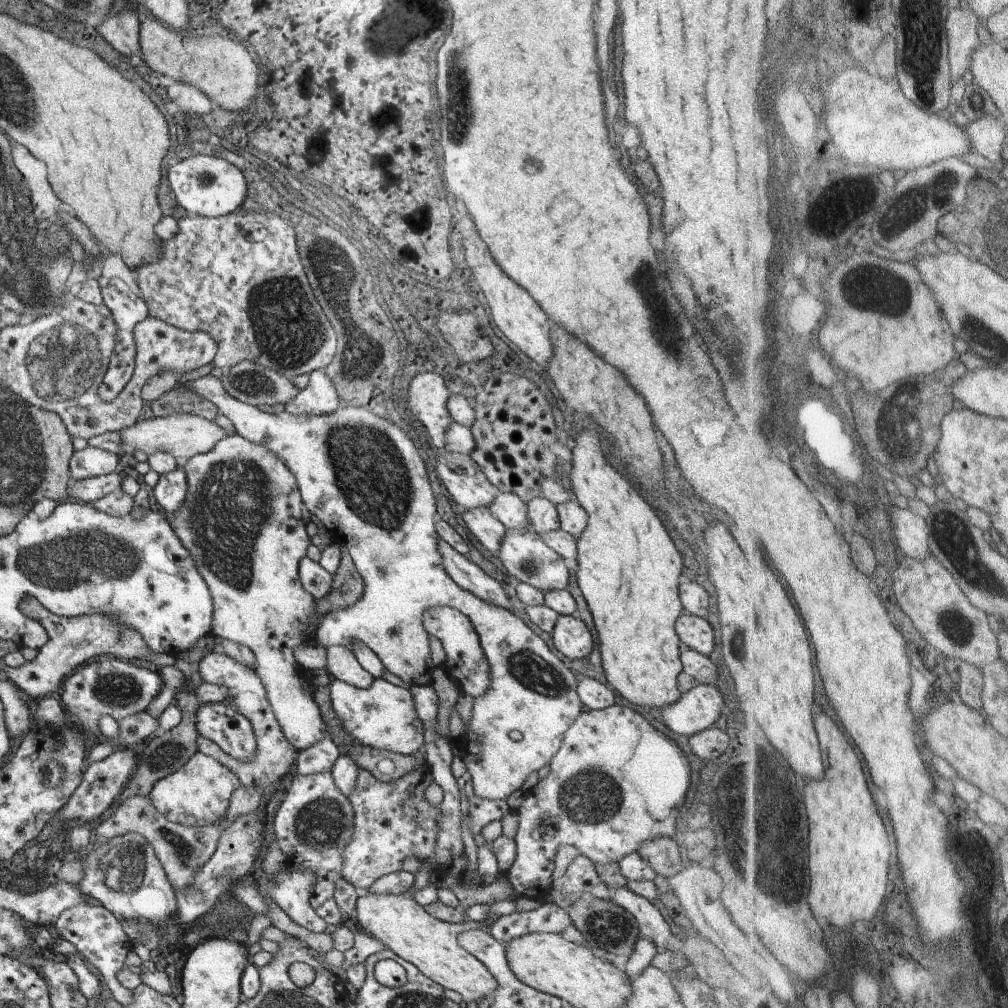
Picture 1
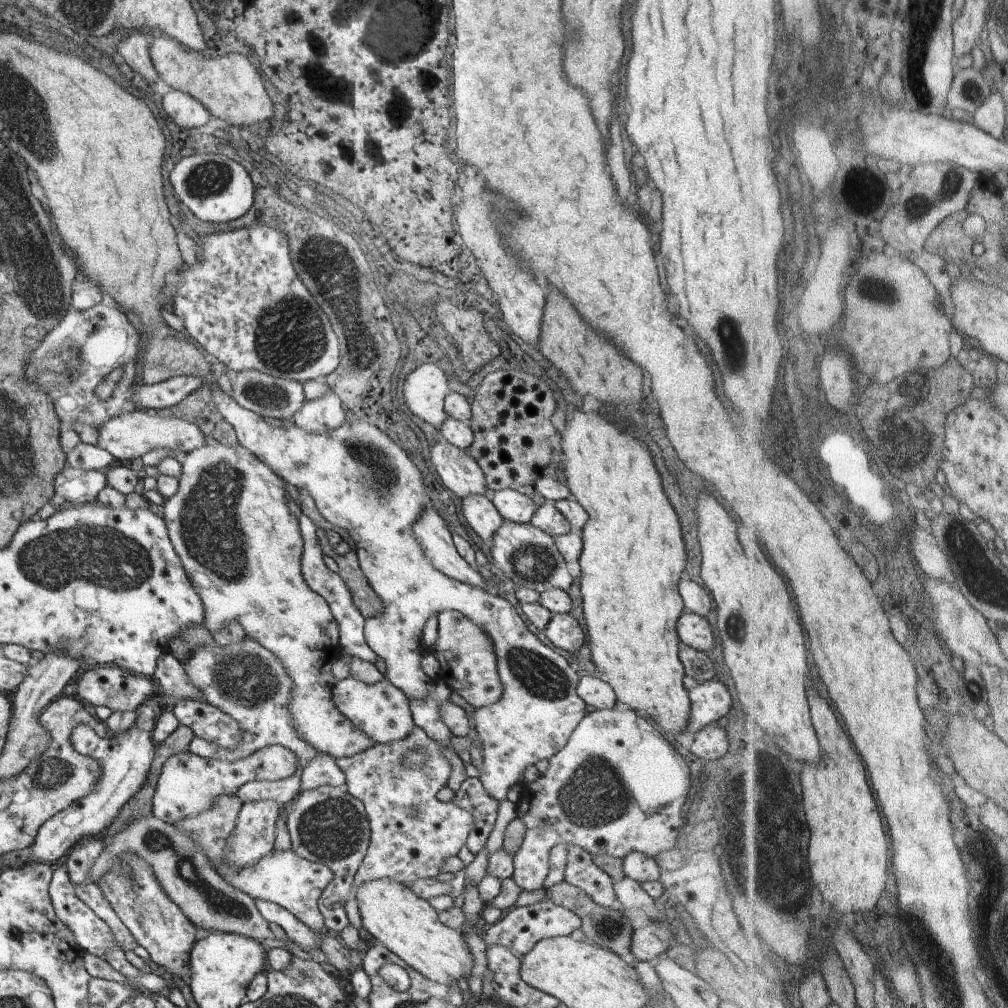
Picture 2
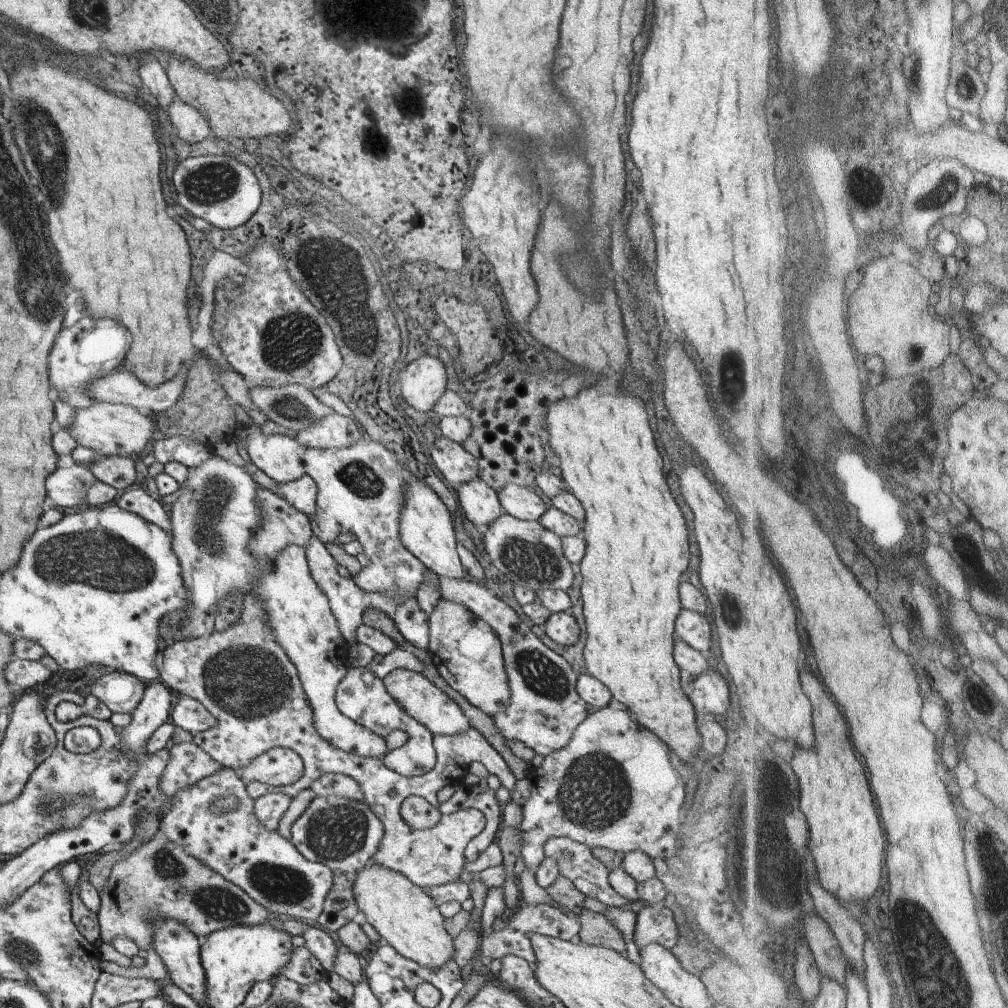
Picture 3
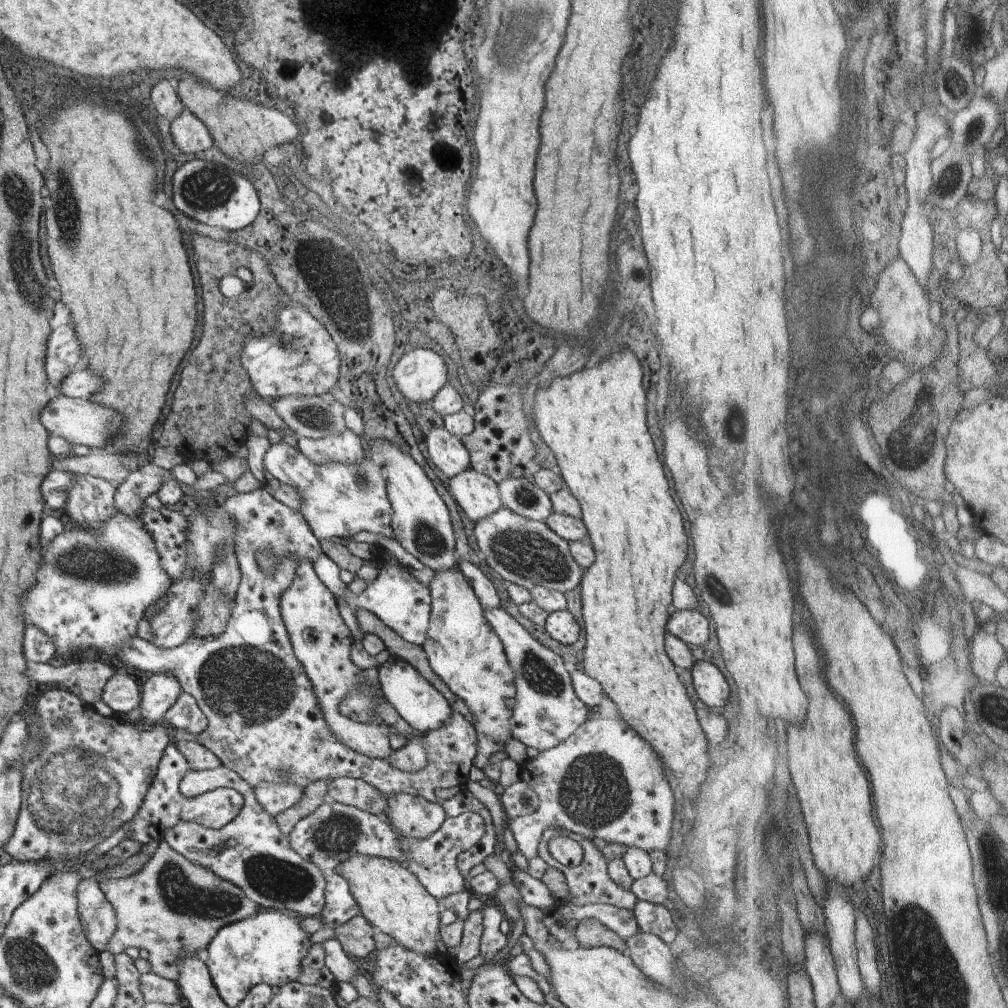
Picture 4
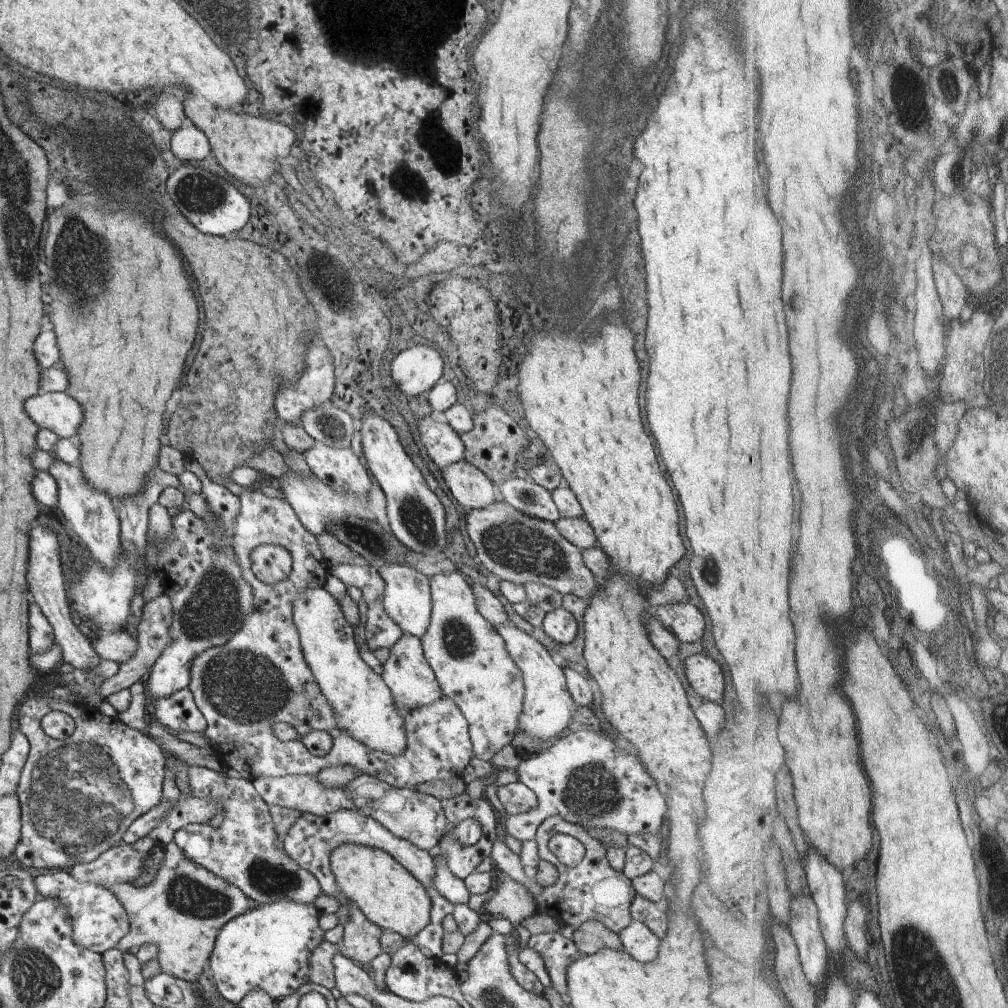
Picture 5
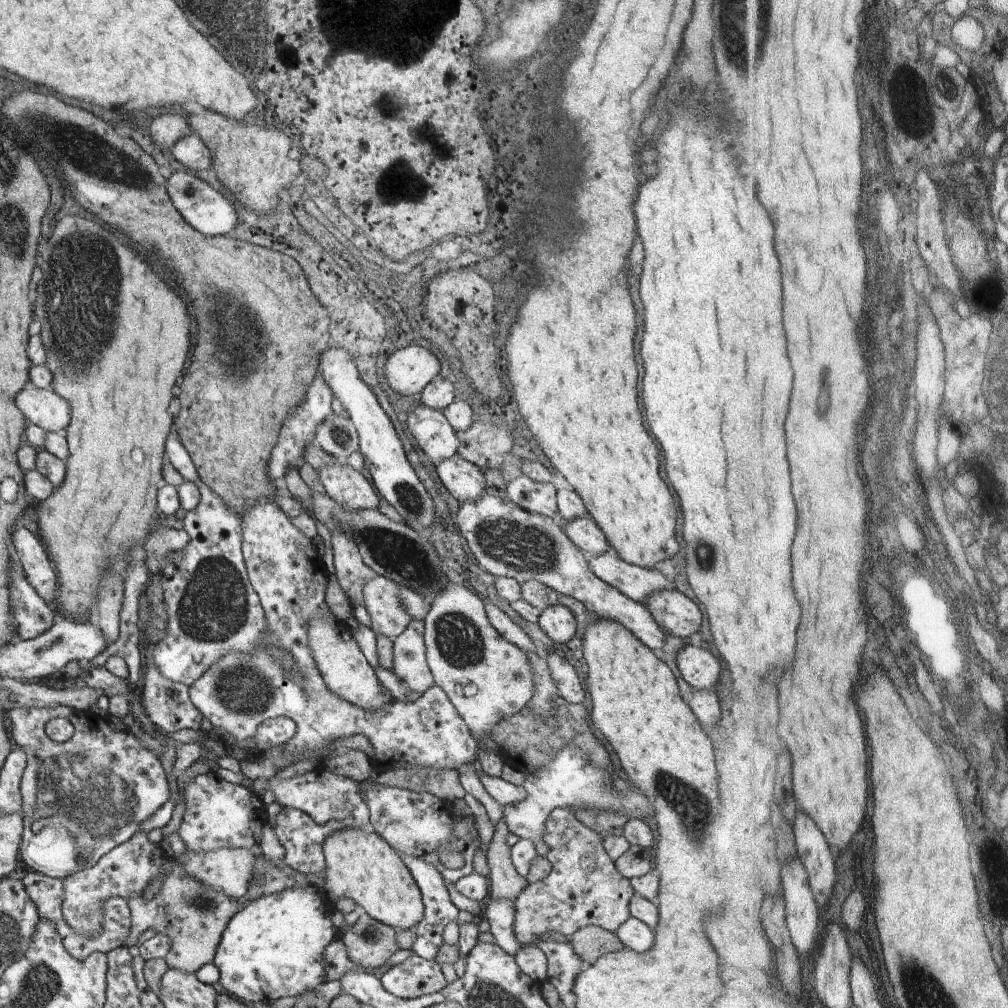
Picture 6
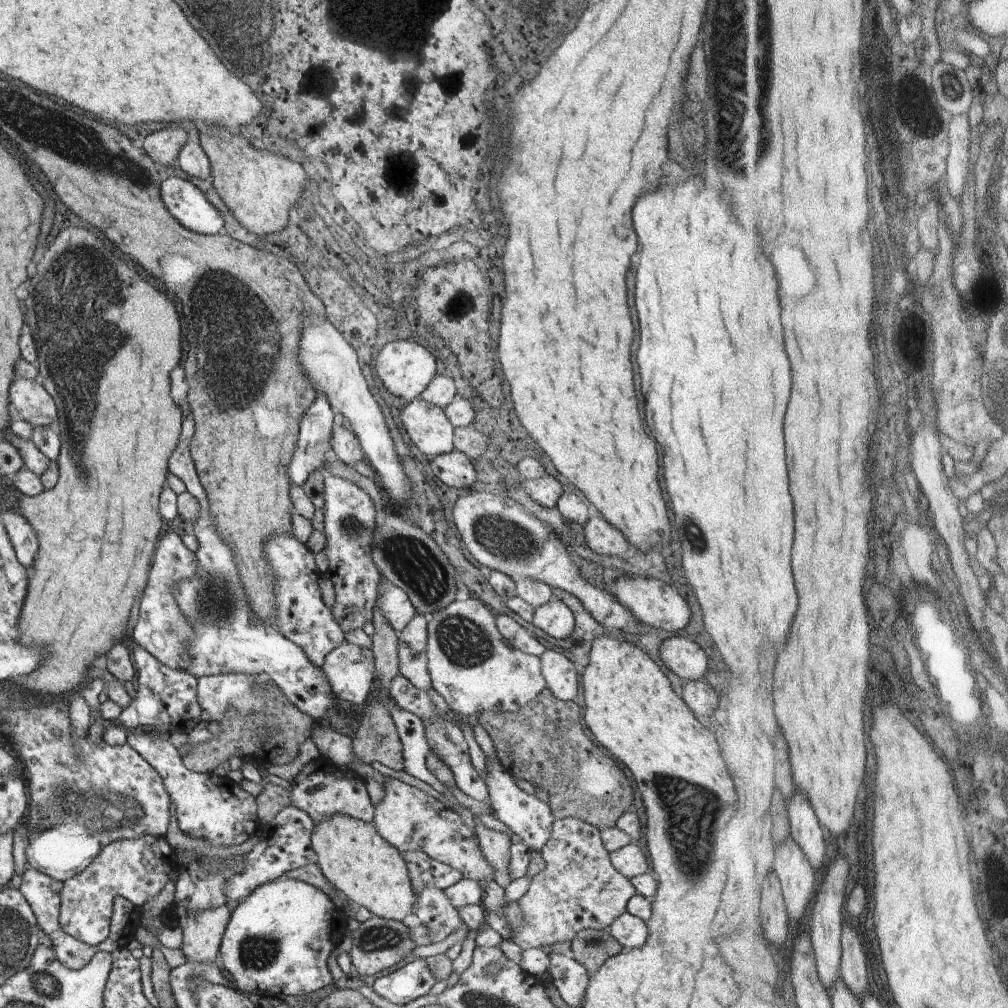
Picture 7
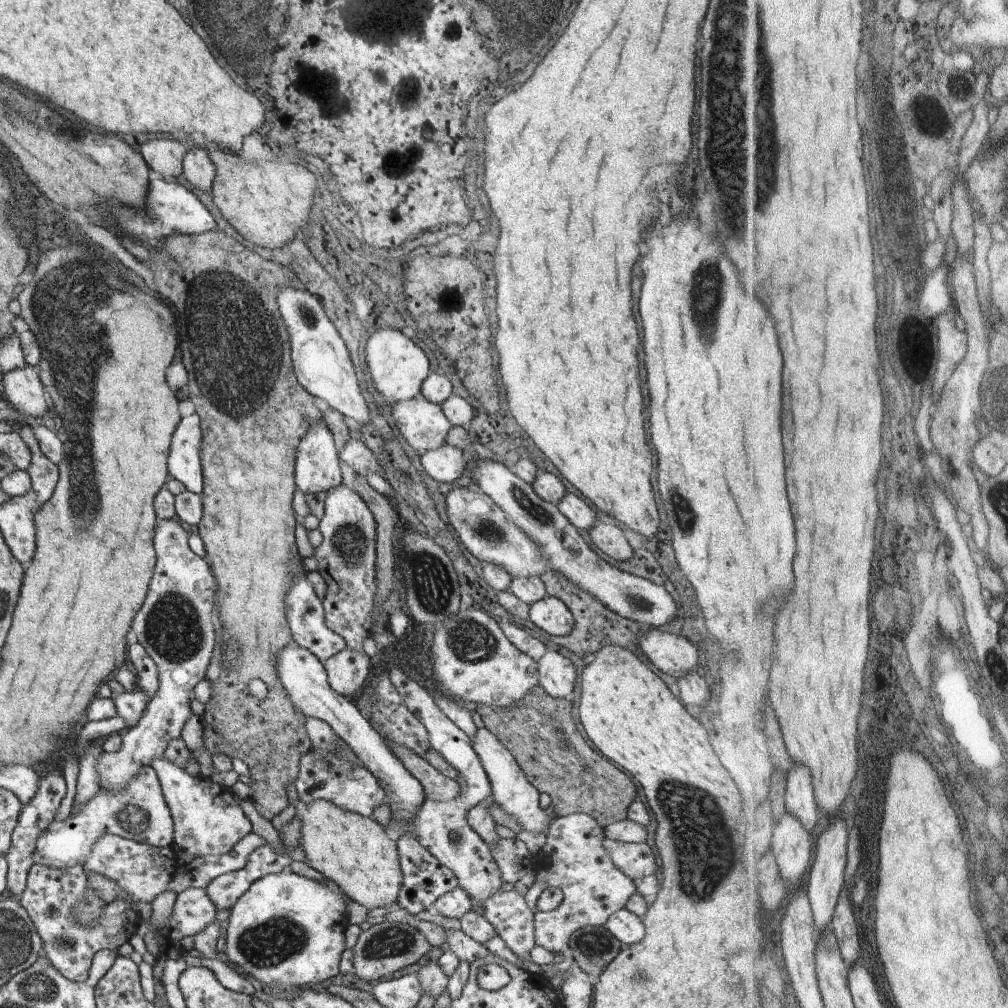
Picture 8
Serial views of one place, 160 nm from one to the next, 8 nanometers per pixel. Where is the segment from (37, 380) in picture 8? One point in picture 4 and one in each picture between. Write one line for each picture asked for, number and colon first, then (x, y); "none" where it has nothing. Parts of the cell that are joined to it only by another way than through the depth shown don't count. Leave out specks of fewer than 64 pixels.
4: (79, 421)
5: (58, 412)
6: (46, 409)
7: (33, 404)

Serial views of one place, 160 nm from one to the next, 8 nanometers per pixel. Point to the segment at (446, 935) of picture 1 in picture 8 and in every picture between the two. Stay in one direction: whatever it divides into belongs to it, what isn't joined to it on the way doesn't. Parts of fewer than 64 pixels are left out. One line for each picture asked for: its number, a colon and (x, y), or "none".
2: (407, 925)
3: (402, 913)
4: (390, 897)
5: (389, 896)
6: (361, 866)
7: (355, 859)
8: (354, 853)

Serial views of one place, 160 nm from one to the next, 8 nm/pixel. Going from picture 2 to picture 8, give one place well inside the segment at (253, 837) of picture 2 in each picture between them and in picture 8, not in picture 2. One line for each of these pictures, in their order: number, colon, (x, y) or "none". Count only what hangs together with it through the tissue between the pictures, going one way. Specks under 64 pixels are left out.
3: (269, 808)
4: (275, 797)
5: (306, 793)
6: (324, 796)
7: (321, 789)
8: (321, 775)

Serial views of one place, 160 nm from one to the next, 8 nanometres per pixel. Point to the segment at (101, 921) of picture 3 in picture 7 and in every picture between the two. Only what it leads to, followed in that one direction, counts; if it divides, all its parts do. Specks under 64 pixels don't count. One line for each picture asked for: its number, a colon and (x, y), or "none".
4: (173, 906)
5: (182, 910)
6: (193, 916)
7: (203, 931)

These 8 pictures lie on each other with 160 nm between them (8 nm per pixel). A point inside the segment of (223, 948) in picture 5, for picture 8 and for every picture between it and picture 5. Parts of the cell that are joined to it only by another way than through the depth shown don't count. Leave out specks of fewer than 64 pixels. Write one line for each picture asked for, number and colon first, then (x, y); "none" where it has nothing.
6: (274, 947)
7: (277, 942)
8: (286, 930)

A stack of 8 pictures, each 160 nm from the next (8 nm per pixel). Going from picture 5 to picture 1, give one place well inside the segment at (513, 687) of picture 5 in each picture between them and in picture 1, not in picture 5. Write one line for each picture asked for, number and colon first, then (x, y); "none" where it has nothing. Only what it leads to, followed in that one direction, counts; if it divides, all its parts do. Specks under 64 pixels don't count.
1: (466, 665)
2: (472, 672)
3: (467, 647)
4: (462, 648)

